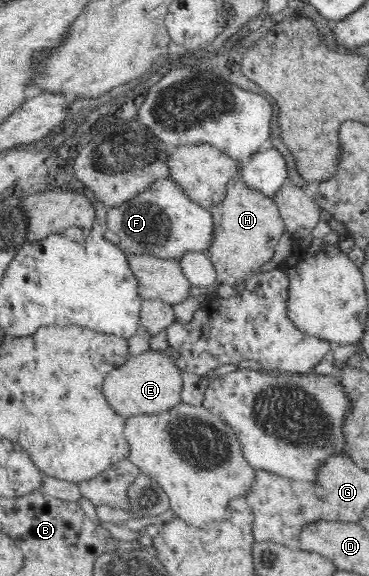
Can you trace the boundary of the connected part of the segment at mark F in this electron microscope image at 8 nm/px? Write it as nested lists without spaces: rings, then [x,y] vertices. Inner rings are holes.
[[[133,199],[108,209],[107,227],[119,236],[120,249],[126,256],[149,254],[149,256],[159,257],[159,254],[149,250],[149,246],[159,246],[159,248],[165,246],[170,234],[169,217],[163,213],[163,210],[151,202]]]

